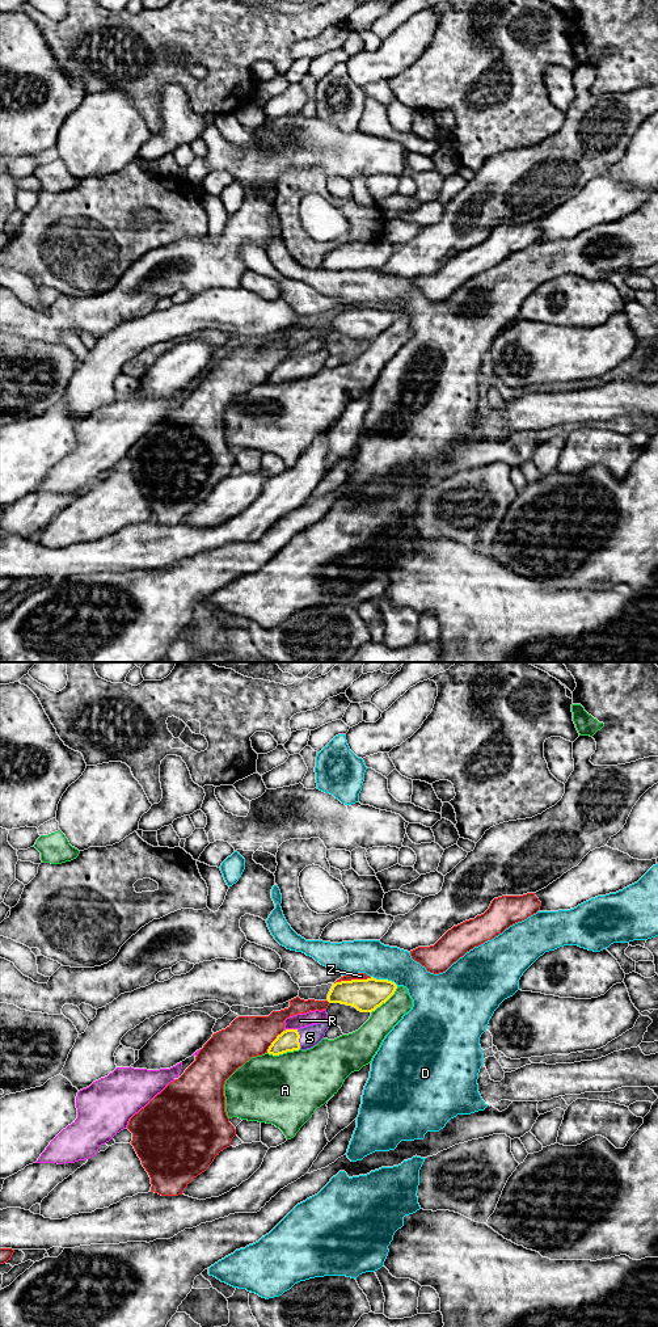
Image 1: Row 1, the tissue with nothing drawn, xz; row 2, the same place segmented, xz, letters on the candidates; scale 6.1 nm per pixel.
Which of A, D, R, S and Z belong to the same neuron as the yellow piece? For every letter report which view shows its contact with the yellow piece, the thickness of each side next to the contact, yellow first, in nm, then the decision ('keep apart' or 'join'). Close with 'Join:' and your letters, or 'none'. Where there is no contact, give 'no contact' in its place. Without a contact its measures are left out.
A: contact in xz; calibres 130 and 440 nm; keep apart
D: contact in xz; calibres 200 and 220 nm; keep apart
R: contact in xz; calibres 130 and 90 nm; keep apart
S: contact in xz; calibres 130 and 130 nm; join
Z: contact in xz; calibres 200 and 50 nm; keep apart
Join: S

